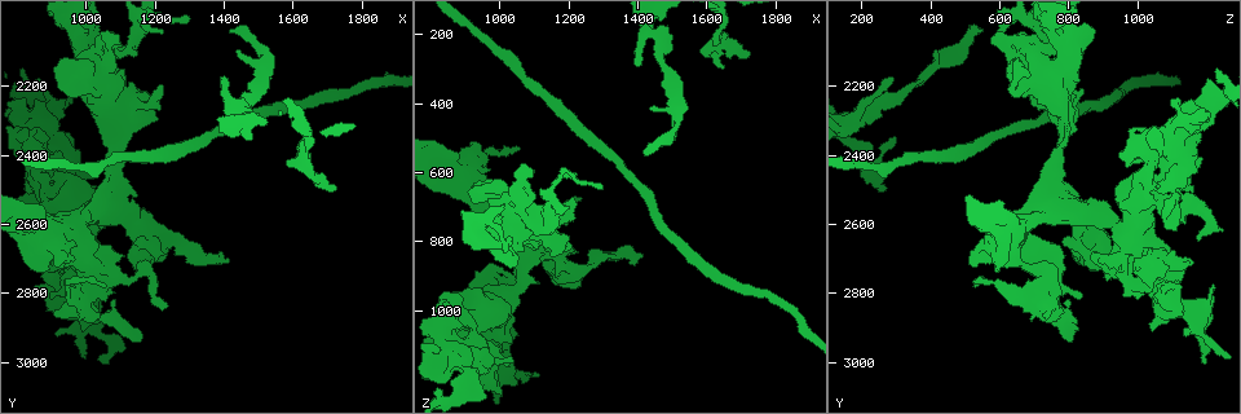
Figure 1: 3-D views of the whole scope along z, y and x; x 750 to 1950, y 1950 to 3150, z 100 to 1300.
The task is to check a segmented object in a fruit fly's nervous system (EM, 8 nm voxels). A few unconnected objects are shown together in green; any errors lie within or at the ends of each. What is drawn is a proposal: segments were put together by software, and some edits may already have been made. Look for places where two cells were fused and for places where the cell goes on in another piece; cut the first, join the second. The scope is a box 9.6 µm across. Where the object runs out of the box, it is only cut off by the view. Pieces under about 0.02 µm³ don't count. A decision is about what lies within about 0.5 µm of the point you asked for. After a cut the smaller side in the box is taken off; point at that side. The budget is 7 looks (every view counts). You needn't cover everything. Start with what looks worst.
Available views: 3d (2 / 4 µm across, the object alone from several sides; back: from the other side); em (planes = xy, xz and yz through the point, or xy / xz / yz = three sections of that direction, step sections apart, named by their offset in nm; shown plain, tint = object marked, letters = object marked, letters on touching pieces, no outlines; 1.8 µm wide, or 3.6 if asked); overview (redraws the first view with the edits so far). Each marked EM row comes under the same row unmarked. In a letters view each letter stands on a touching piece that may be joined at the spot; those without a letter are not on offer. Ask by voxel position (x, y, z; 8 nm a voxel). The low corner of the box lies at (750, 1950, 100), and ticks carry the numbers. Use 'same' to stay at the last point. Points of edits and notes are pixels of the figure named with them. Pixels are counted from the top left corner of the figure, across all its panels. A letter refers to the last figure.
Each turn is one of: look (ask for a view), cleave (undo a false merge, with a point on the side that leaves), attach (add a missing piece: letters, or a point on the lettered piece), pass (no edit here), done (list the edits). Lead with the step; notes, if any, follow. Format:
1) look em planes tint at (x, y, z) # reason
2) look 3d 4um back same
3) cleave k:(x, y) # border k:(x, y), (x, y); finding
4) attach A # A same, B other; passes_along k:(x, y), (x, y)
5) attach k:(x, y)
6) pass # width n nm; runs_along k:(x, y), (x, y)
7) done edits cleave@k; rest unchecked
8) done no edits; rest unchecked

look em planes letters at (1640, 2430, 210) # arms part here

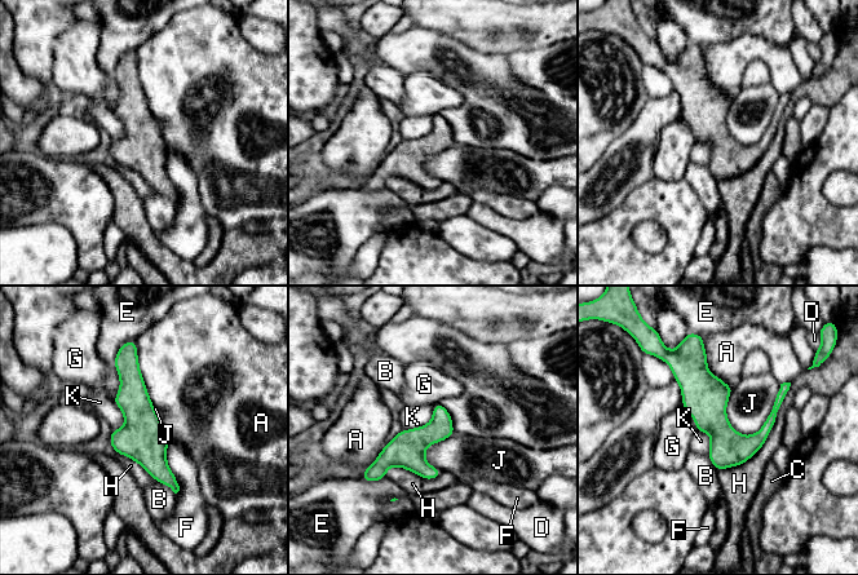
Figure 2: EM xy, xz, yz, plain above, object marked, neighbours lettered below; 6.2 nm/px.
pass # longest_contact H 700 nm; A other, B other, C other, D other, E other, F other, G other, H other, J other, K other; runs_along 2:(129, 354), (142, 438), (175, 487); continuous, no second cell

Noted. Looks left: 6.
look em xz step 8 tint at (900, 2300, 1190) # a fork

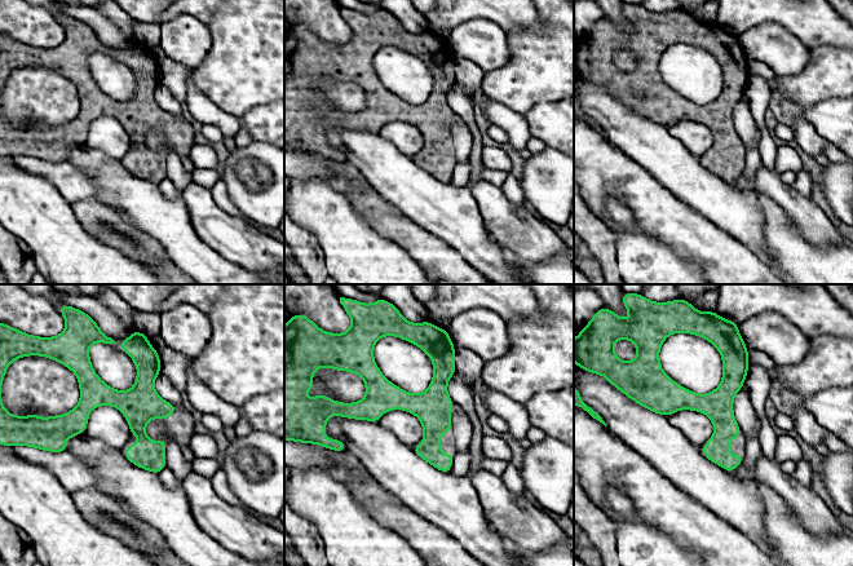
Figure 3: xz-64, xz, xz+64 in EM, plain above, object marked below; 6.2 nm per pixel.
look em xy step 16 letters same # another direction

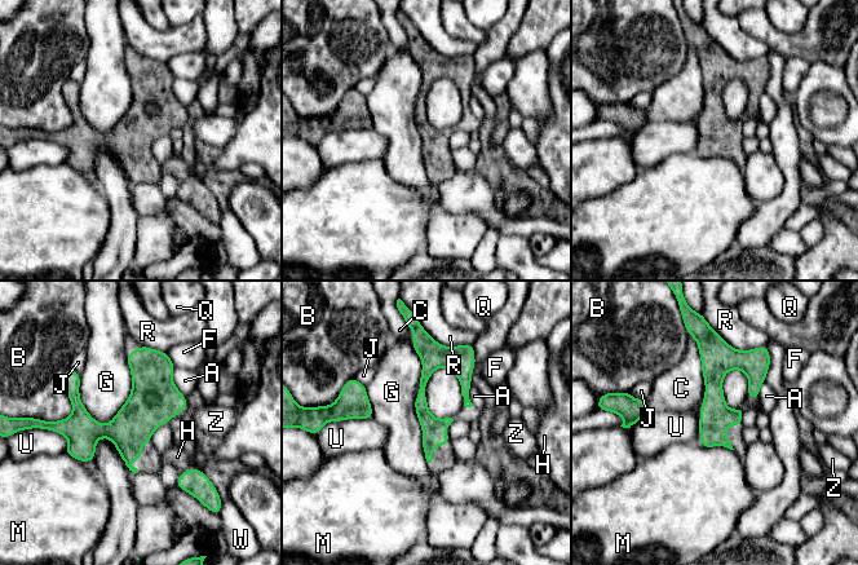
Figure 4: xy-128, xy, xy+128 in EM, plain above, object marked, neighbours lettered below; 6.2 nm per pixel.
pass # width 150 nm; A other, B other, C other, F other, G other, H other, J other, M other, Q other, R other, U other, W other, Z other; runs_along 4:(145, 351), (145, 400), (70, 451); continuous, no second cell

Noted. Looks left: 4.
look 3d 2um at (1040, 2890, 1050) # free end

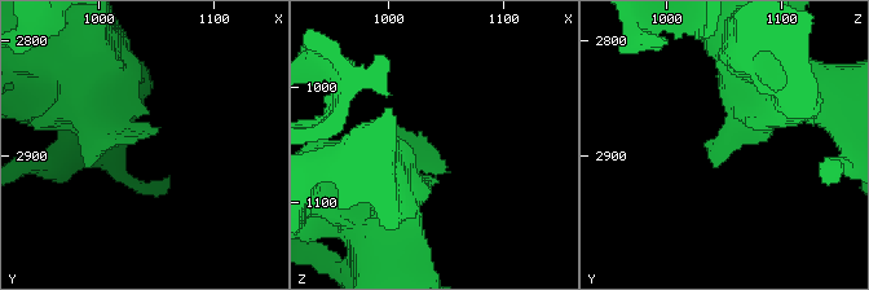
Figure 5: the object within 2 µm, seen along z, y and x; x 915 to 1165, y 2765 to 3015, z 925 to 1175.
look em planes letters at (1040, 2886, 1058)

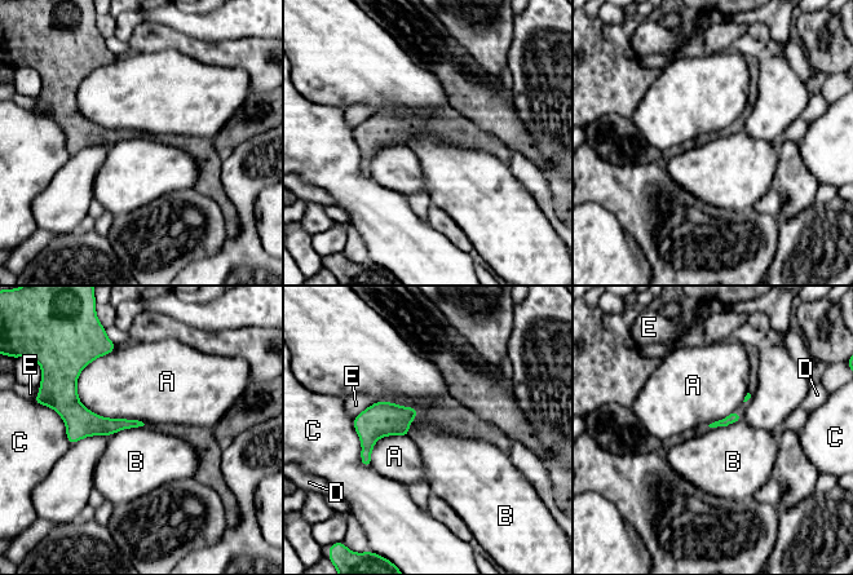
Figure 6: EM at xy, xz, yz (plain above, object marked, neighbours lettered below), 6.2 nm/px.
pass # A other, B other, C other, D other, E other; border 6:(144, 424), (119, 429), (110, 436); no lettered piece goes on from it

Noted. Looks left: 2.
done no edits; rest unchecked

